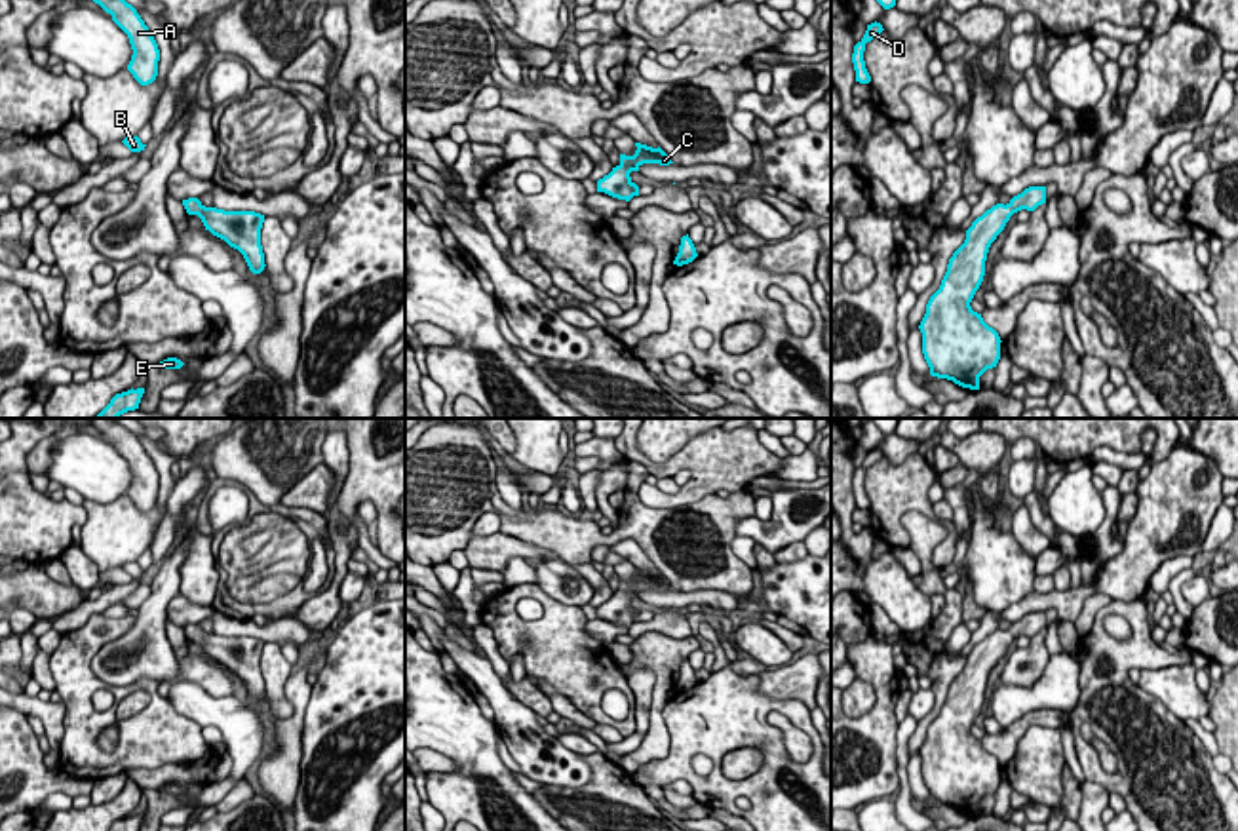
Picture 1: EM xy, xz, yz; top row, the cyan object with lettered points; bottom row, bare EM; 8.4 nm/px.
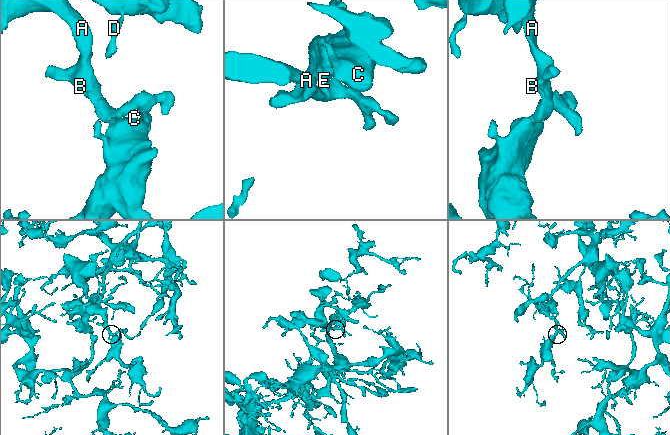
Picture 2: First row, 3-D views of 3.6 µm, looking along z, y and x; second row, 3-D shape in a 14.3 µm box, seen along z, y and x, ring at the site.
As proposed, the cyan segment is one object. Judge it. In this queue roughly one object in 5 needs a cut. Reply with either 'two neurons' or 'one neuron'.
one neuron

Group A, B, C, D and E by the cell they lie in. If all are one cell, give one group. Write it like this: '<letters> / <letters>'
A B C D E

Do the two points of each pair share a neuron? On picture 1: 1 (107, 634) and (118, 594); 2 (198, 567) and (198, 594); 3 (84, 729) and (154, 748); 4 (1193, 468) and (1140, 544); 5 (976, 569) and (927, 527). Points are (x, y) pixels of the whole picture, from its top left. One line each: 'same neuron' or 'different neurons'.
1: different neurons
2: same neuron
3: same neuron
4: same neuron
5: different neurons

